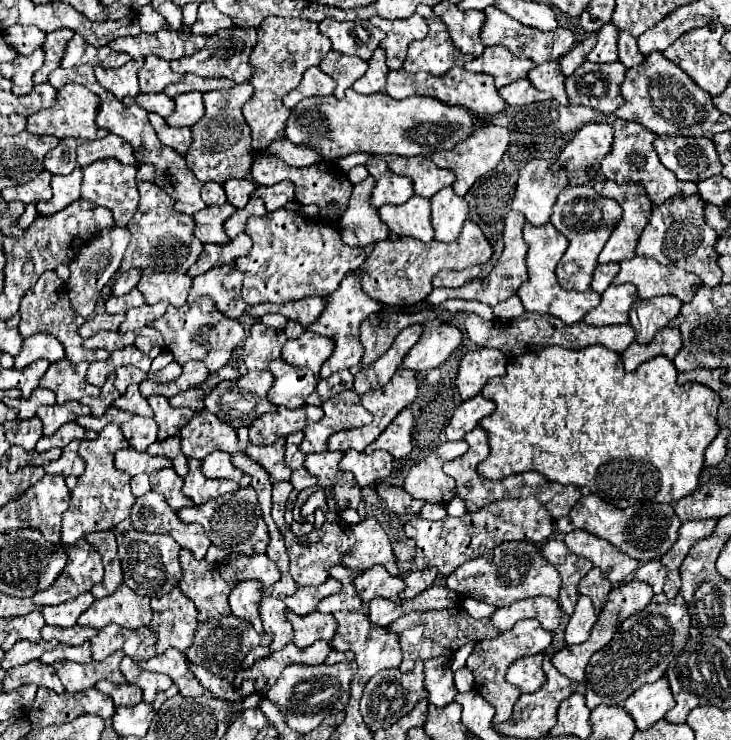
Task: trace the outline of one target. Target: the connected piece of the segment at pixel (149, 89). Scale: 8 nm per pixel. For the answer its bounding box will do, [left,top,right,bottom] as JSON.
[138,55,184,93]

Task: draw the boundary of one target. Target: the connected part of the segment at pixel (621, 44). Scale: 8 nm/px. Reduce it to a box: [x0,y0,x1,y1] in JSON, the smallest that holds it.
[618,31,644,69]

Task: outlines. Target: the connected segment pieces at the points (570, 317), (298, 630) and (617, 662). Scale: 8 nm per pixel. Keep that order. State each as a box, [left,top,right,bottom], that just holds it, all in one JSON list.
[[518,223,600,325],[288,611,336,647],[586,593,690,709]]

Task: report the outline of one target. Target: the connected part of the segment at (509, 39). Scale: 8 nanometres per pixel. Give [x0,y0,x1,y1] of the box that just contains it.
[482,7,574,65]

